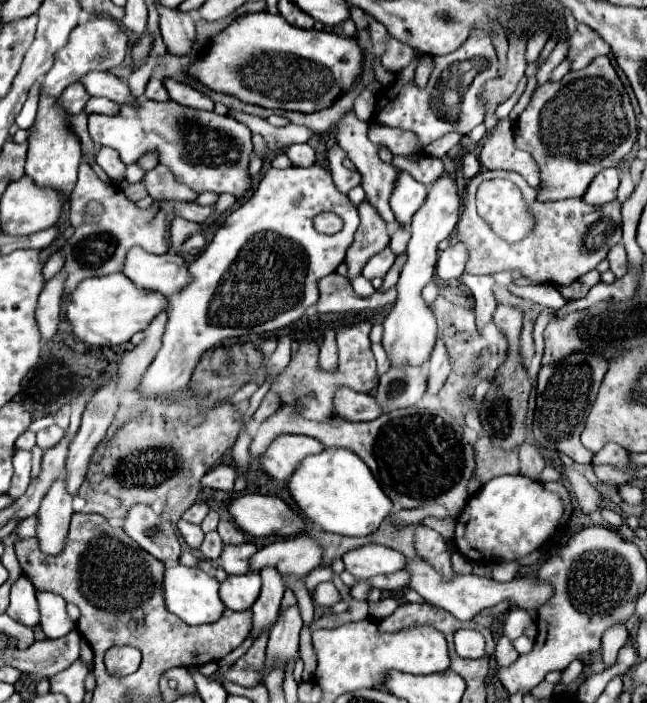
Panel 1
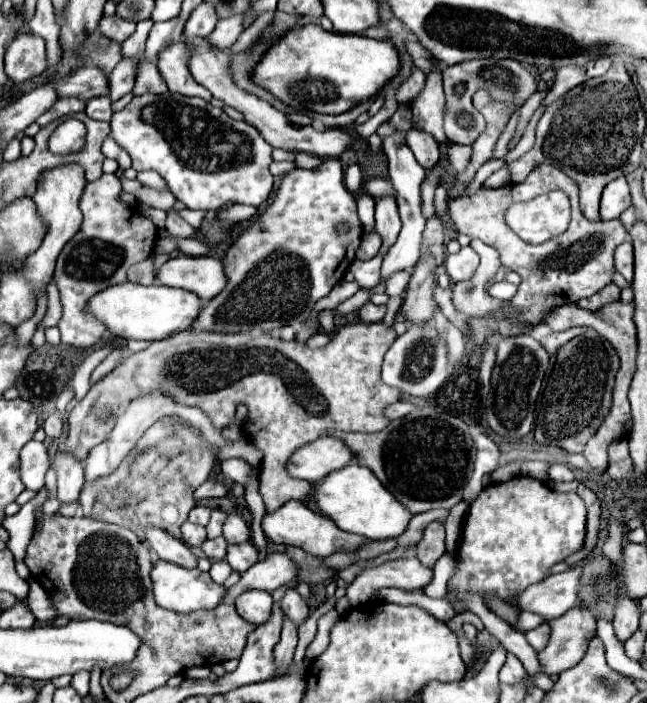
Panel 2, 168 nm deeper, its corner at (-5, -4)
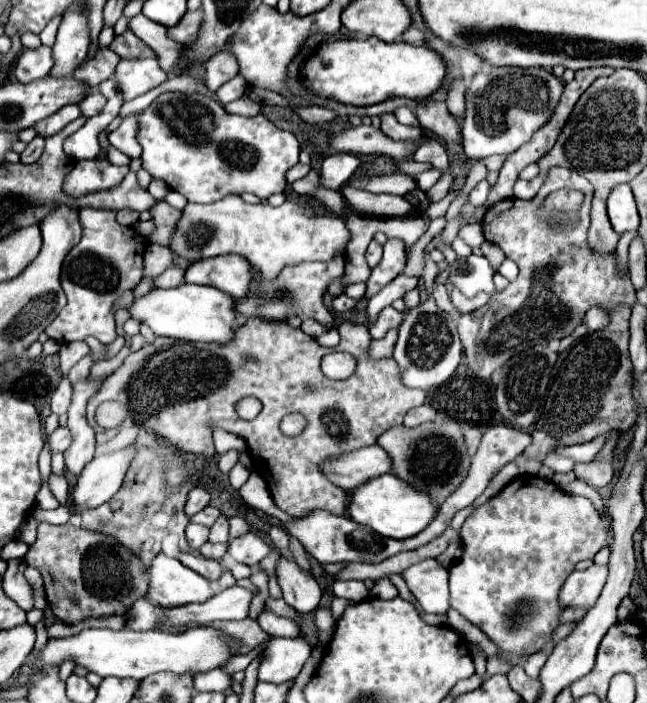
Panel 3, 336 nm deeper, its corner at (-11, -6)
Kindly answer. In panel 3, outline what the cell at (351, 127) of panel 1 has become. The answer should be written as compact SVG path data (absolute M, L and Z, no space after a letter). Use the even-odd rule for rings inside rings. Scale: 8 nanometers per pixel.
M397 237L387 239L385 243L385 253L381 263L371 271L371 277L367 279L367 293L365 297L371 297L375 291L379 291L379 287L383 287L383 283L389 283L391 279L395 279L395 275L399 275L399 271L405 269L405 243Z

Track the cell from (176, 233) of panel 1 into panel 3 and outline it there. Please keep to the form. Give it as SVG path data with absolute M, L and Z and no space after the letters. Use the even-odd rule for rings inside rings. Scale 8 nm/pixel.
M161 201L155 205L155 209L151 209L151 215L153 215L153 221L157 225L155 233L151 233L151 241L157 243L157 245L165 245L169 247L171 241L173 241L173 233L177 229L177 223L181 219L181 211L171 207L169 203Z

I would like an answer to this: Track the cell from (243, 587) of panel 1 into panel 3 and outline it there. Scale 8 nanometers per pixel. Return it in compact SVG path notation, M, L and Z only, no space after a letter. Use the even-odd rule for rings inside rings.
M263 607L263 611L257 615L257 623L269 637L297 637L299 635L299 627L293 621L275 615L267 607Z

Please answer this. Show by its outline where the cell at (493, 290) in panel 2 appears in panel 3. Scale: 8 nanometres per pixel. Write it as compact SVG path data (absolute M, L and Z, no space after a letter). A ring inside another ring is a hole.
M469 255L465 259L457 259L449 271L449 279L453 281L453 285L467 297L477 295L479 291L489 295L496 293L491 277L493 269L483 255Z

